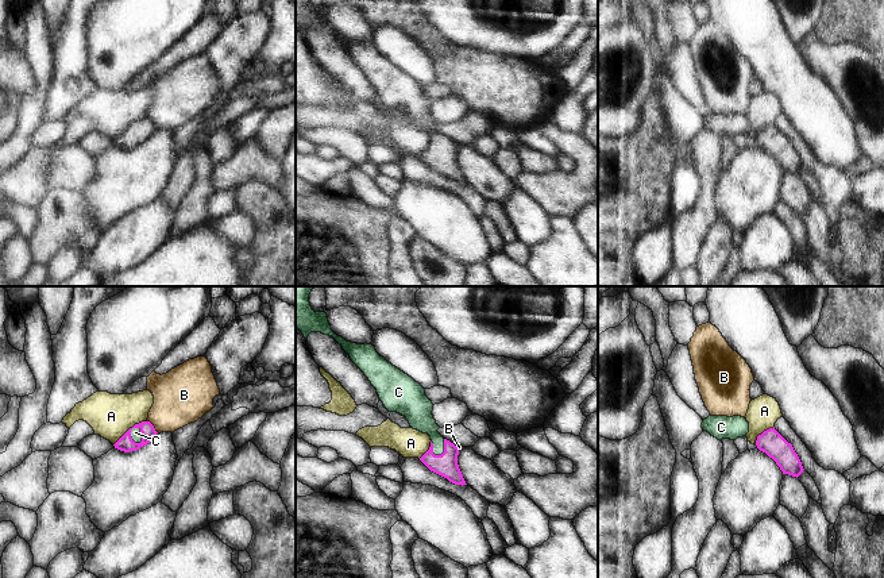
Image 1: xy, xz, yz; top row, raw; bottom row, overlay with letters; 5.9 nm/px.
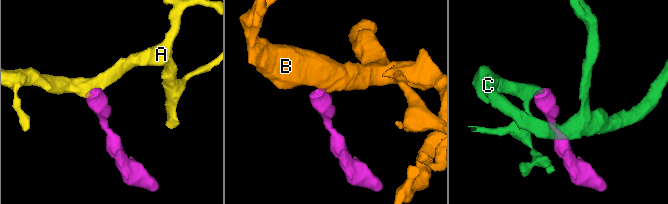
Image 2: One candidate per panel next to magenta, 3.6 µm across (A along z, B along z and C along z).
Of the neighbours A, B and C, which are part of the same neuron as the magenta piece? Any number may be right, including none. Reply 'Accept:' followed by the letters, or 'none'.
Accept: C

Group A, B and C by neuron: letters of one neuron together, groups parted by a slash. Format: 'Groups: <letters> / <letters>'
Groups: A / B / C

